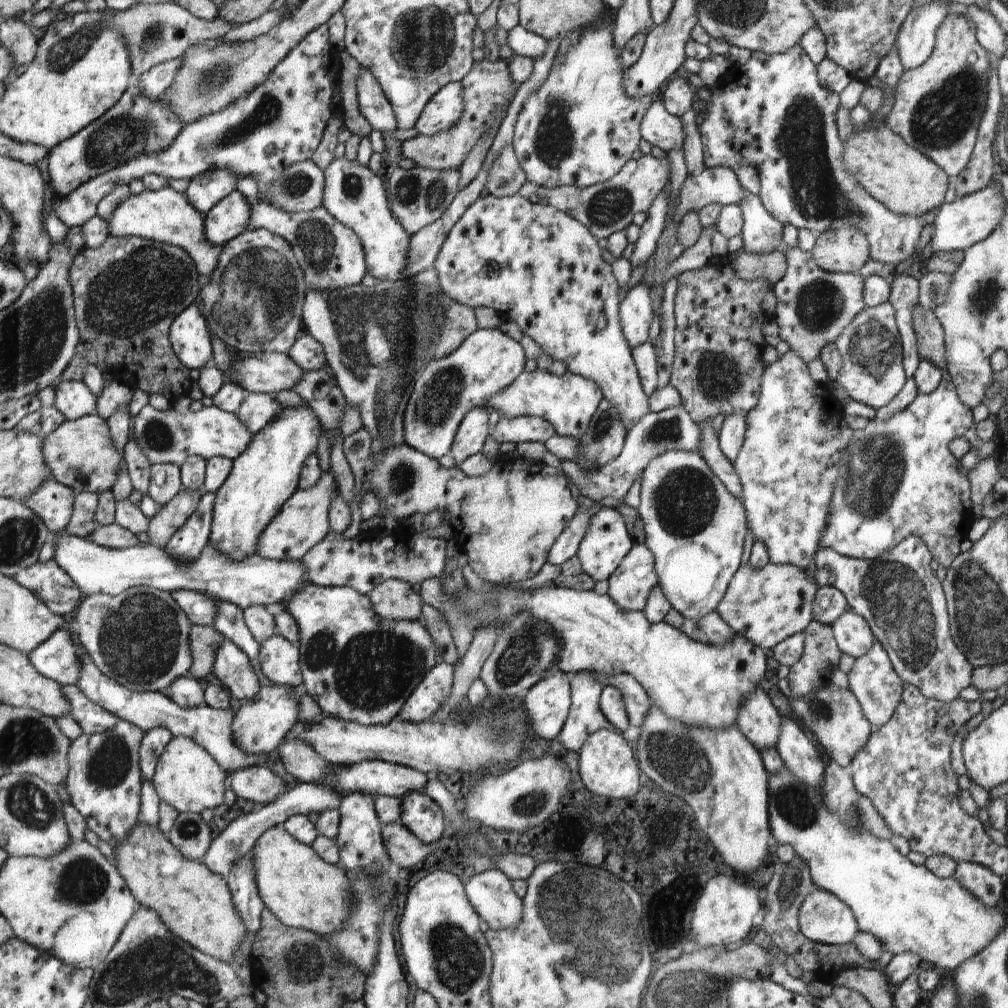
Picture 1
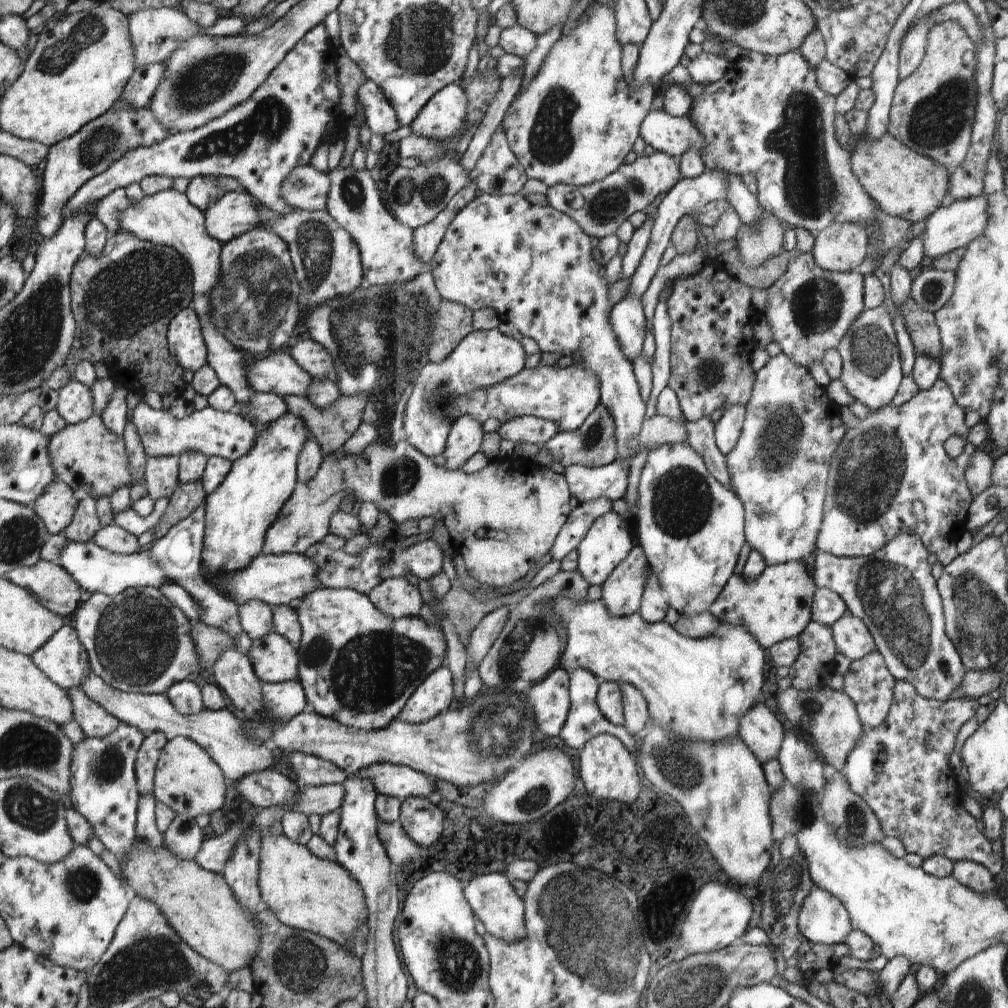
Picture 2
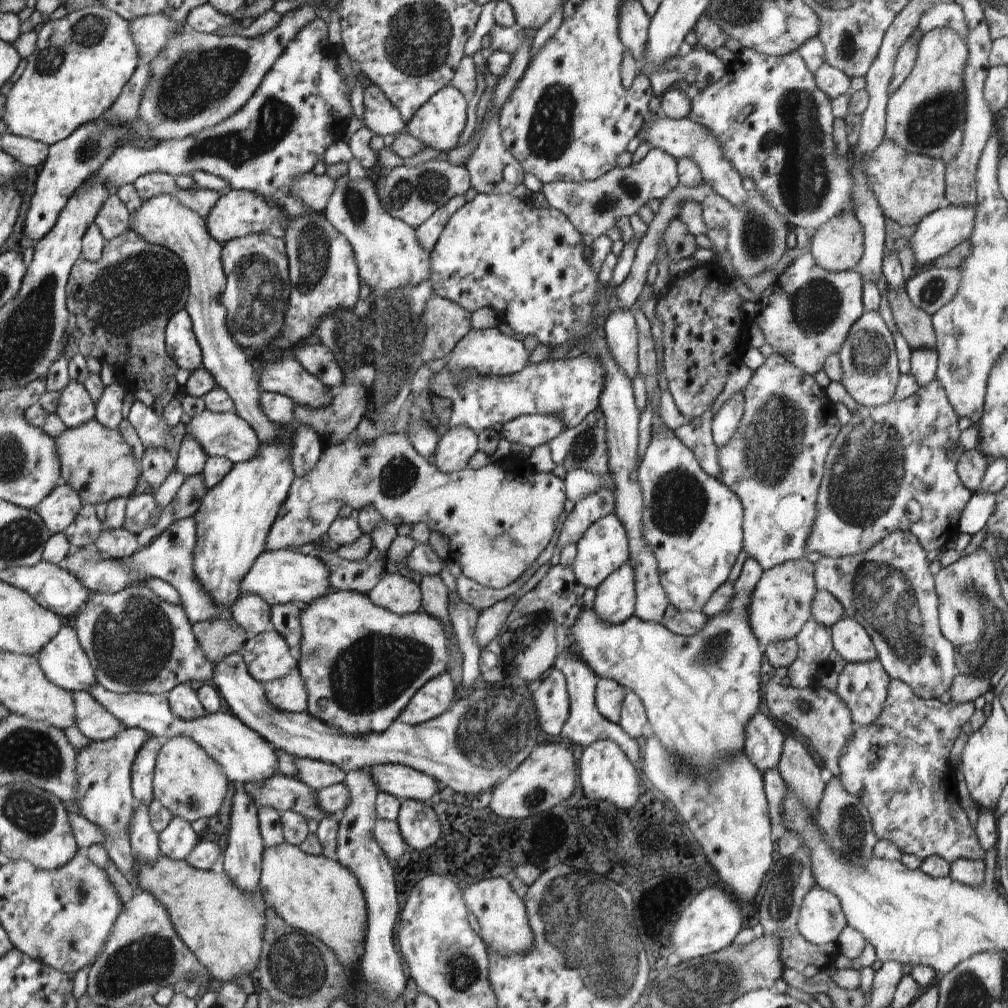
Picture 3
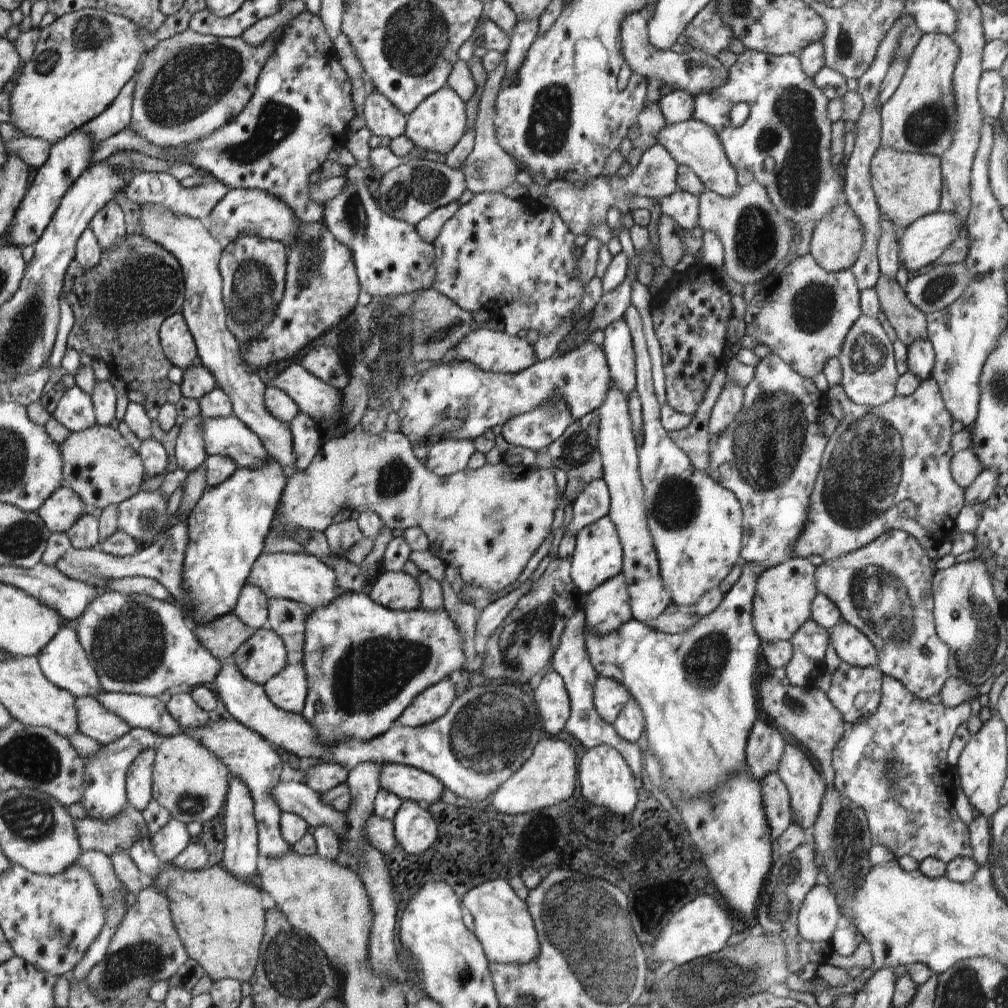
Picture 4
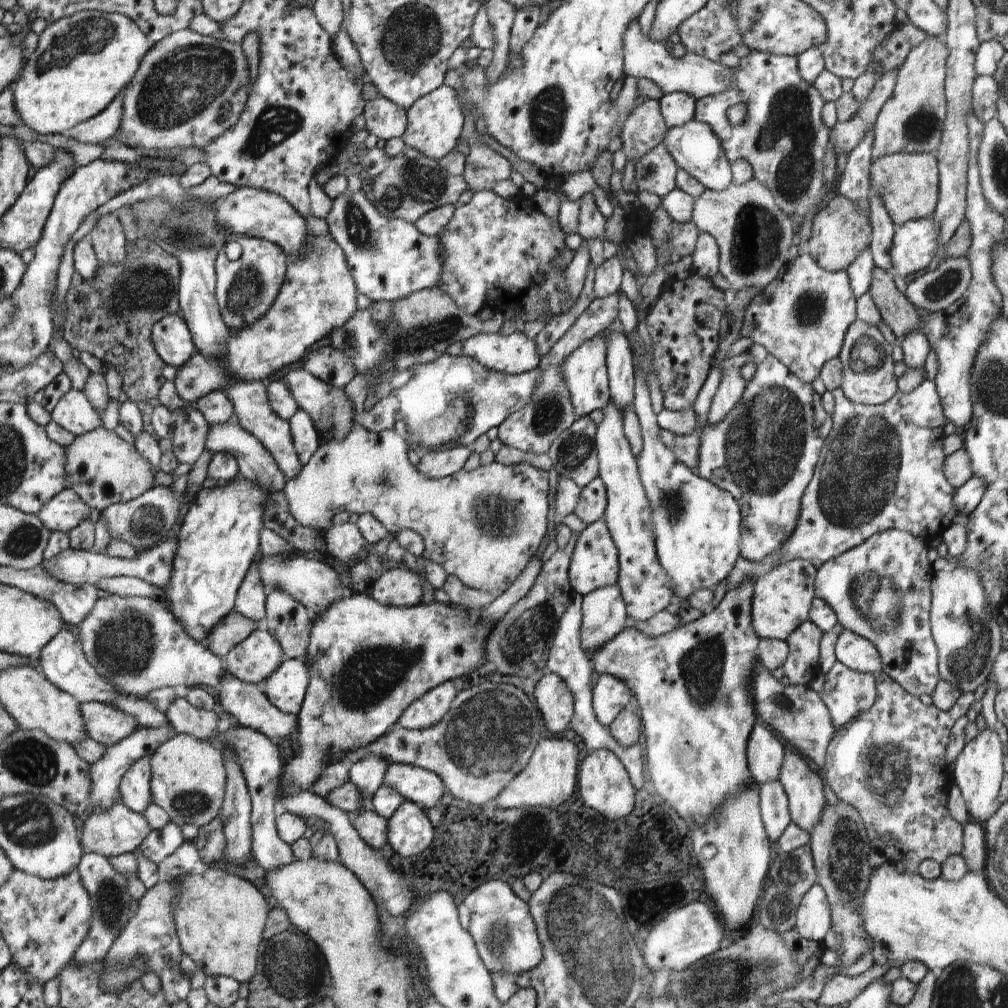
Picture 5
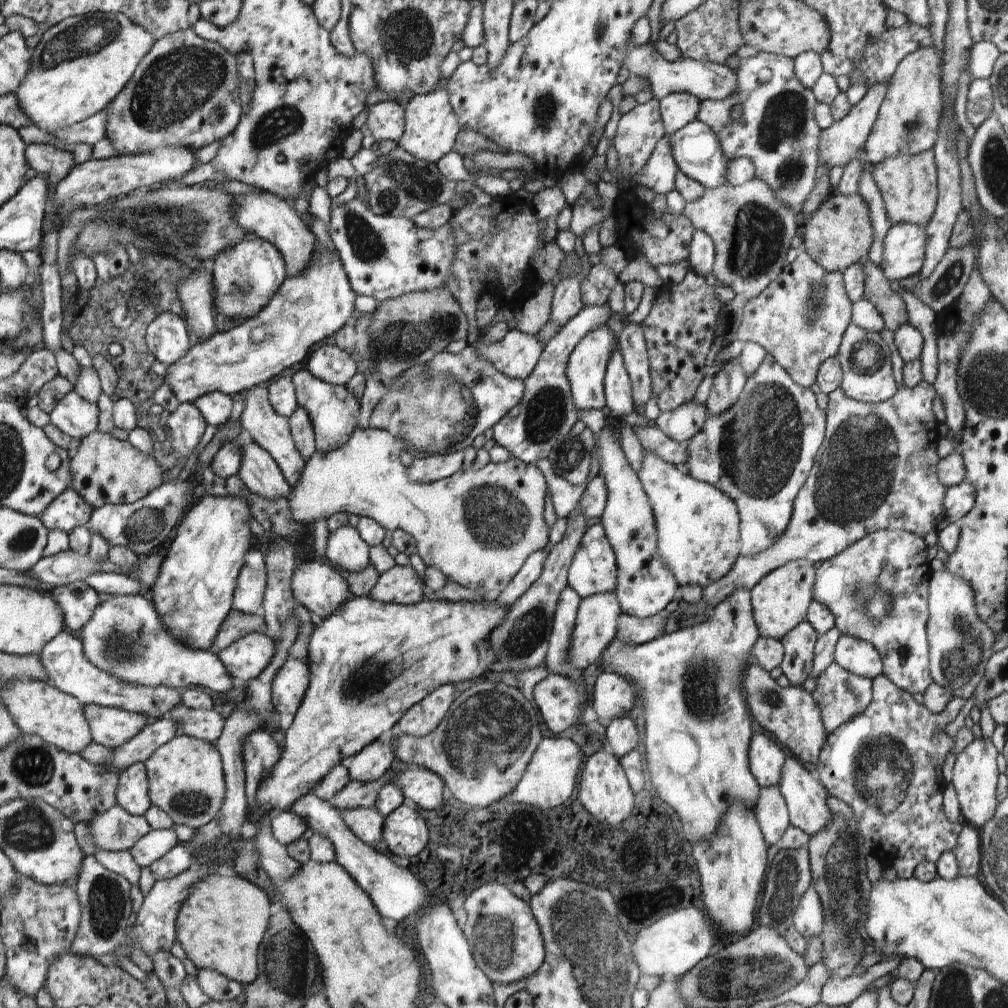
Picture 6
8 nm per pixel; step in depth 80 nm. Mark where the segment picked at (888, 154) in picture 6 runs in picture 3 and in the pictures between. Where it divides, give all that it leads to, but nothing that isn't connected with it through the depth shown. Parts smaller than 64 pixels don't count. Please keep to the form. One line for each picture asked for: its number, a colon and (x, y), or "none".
3: (925, 115)
4: (919, 117)
5: (911, 121)

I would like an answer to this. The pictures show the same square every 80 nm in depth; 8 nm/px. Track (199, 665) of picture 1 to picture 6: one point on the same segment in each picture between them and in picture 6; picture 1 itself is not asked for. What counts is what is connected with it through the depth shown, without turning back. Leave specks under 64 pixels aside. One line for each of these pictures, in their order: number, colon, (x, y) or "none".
2: (211, 642)
3: (220, 637)
4: (222, 636)
5: (234, 628)
6: (237, 624)

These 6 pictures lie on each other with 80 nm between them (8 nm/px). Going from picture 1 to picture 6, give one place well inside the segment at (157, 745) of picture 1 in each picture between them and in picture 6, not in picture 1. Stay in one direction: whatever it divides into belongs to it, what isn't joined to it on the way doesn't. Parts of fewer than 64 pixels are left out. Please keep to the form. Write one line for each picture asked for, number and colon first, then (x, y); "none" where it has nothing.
2: (148, 757)
3: (143, 770)
4: (140, 780)
5: (135, 790)
6: (133, 794)

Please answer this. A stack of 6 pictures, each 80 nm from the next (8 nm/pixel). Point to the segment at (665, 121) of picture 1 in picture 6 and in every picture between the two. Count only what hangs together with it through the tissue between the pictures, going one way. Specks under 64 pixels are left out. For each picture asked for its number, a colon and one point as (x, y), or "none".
2: (673, 135)
3: (683, 137)
4: (692, 143)
5: (694, 147)
6: (696, 148)

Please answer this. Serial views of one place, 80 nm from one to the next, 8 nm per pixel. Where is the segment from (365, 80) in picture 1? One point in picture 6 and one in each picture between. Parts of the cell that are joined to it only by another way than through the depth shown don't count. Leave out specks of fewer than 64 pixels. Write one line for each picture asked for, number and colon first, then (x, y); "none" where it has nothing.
2: (381, 118)
3: (382, 117)
4: (382, 118)
5: (384, 118)
6: (386, 121)

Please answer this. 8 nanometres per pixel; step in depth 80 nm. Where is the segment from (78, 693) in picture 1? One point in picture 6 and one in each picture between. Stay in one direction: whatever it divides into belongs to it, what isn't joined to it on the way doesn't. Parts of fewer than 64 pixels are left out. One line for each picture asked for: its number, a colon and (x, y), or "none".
2: (95, 721)
3: (94, 721)
4: (101, 724)
5: (106, 724)
6: (111, 727)

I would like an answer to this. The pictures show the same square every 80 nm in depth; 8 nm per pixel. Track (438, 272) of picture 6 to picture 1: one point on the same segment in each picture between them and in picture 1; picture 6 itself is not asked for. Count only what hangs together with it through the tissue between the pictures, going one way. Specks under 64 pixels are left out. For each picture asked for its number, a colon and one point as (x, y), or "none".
1: (352, 194)
2: (354, 202)
3: (389, 255)
4: (391, 258)
5: (390, 259)

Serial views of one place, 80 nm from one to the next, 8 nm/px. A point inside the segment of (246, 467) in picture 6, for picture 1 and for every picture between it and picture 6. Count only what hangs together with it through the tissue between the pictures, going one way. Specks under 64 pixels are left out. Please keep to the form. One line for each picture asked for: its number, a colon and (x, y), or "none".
1: (166, 437)
2: (227, 434)
3: (227, 435)
4: (229, 436)
5: (256, 464)

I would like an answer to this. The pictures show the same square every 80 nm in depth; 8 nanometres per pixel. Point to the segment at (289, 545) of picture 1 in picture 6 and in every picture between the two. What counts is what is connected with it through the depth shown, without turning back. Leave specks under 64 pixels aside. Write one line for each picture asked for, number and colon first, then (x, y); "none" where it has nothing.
2: (503, 519)
3: (498, 520)
4: (487, 522)
5: (484, 525)
6: (478, 527)

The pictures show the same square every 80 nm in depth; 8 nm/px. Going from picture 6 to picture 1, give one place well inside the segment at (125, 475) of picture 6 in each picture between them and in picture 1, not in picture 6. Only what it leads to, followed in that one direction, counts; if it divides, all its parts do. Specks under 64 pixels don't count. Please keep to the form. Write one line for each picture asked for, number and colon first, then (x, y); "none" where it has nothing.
1: (81, 453)
2: (91, 459)
3: (97, 462)
4: (99, 465)
5: (101, 467)

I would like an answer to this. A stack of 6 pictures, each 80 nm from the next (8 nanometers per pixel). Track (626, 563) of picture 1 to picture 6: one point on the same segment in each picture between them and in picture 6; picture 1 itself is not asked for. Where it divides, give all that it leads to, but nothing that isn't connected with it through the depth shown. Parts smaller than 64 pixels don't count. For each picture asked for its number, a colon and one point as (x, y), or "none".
2: (622, 591)
3: (614, 602)
4: (607, 607)
5: (604, 614)
6: (596, 622)

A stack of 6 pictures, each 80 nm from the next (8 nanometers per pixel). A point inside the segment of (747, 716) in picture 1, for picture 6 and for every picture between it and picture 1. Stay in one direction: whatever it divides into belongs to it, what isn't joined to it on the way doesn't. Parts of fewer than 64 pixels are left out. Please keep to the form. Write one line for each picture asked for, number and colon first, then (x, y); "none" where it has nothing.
2: (761, 731)
3: (764, 741)
4: (764, 749)
5: (765, 752)
6: (766, 760)

